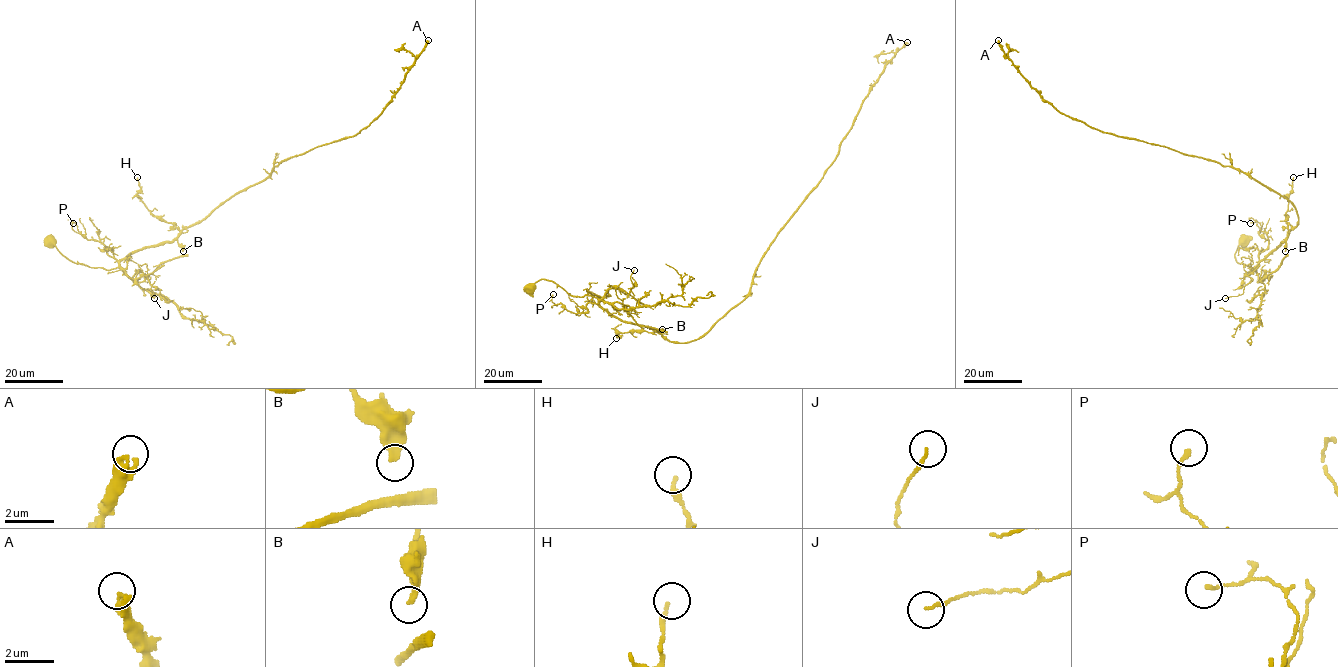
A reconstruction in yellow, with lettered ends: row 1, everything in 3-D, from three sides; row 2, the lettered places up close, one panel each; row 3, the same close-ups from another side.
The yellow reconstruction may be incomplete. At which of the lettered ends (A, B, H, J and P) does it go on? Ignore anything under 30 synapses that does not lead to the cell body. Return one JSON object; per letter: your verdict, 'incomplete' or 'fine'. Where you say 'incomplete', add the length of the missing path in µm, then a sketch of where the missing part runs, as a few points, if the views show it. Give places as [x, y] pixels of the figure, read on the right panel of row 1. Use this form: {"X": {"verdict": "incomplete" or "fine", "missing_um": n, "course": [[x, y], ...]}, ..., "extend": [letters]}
{"A": {"verdict": "fine"}, "B": {"verdict": "fine"}, "H": {"verdict": "fine"}, "J": {"verdict": "fine"}, "P": {"verdict": "fine"}, "extend": []}

